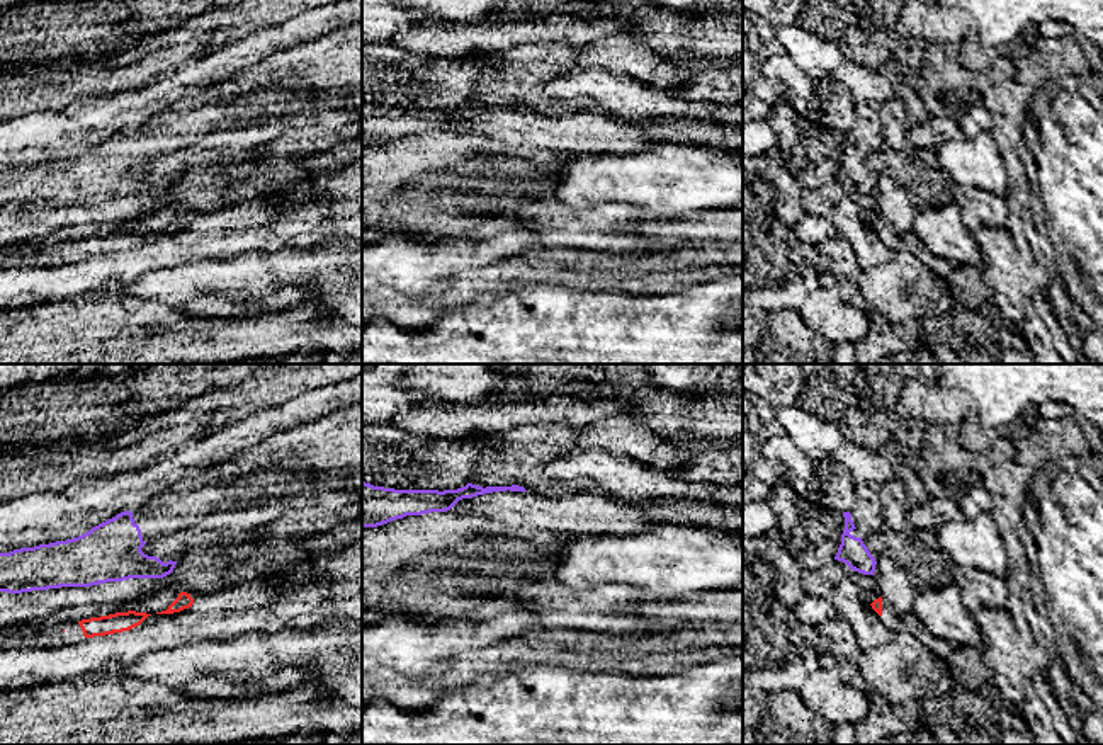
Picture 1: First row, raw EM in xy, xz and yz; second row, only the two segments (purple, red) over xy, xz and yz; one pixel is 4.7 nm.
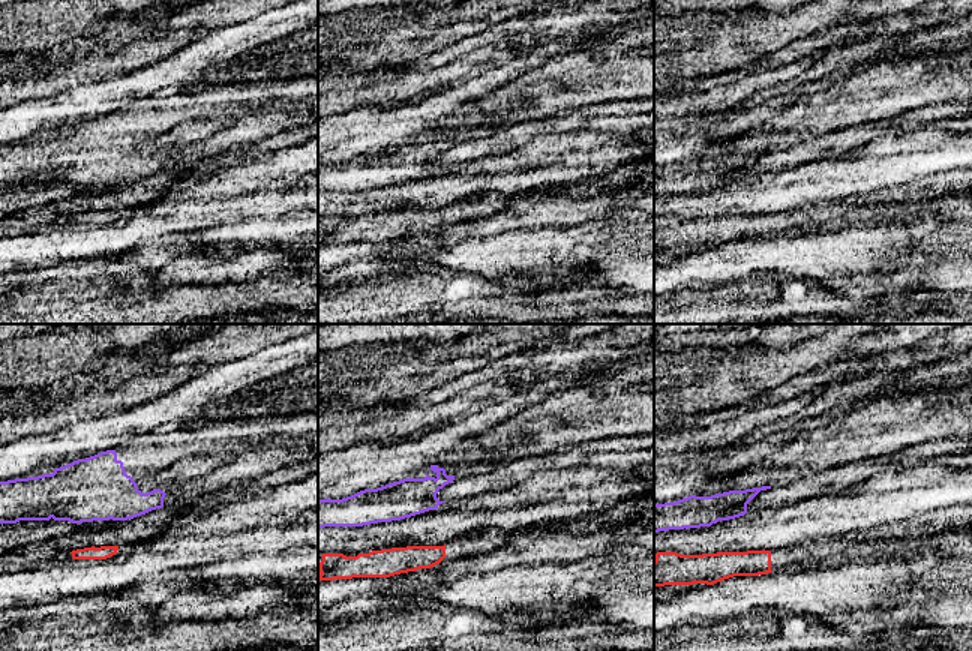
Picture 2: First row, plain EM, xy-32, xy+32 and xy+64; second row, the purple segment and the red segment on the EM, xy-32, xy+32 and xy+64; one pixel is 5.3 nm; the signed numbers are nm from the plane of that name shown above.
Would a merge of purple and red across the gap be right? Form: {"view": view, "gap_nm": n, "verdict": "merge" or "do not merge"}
{"view": "xy", "gap_nm": 100, "verdict": "do not merge"}

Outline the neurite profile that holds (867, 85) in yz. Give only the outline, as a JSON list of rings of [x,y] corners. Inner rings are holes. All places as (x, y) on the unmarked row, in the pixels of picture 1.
[[[843,61],[833,77],[848,88],[857,104],[879,107],[894,95],[891,83],[882,77],[880,70],[858,63]]]

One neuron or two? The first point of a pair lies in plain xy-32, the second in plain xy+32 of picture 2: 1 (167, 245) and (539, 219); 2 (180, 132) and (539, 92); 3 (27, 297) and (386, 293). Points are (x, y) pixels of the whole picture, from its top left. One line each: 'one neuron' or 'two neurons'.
1: two neurons
2: two neurons
3: one neuron

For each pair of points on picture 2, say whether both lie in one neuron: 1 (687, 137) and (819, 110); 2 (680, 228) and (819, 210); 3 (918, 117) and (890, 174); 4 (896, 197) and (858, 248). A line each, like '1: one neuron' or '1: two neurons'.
1: two neurons
2: one neuron
3: two neurons
4: two neurons

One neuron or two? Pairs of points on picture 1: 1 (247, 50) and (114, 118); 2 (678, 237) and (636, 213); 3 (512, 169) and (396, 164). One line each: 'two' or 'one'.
1: one
2: two
3: one

